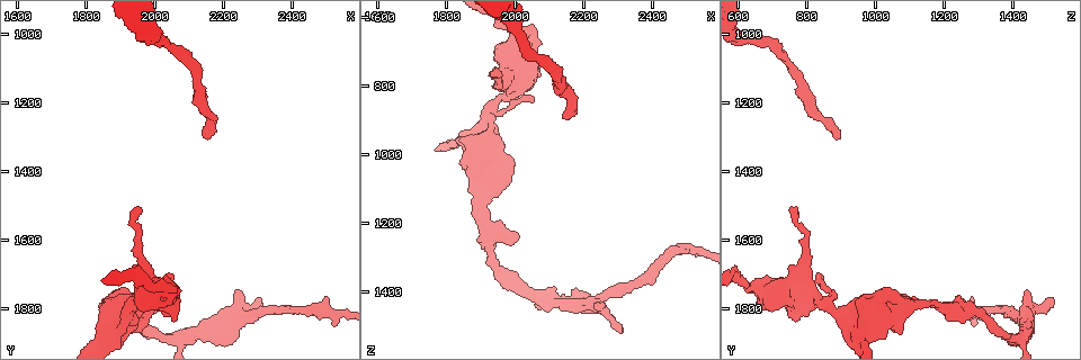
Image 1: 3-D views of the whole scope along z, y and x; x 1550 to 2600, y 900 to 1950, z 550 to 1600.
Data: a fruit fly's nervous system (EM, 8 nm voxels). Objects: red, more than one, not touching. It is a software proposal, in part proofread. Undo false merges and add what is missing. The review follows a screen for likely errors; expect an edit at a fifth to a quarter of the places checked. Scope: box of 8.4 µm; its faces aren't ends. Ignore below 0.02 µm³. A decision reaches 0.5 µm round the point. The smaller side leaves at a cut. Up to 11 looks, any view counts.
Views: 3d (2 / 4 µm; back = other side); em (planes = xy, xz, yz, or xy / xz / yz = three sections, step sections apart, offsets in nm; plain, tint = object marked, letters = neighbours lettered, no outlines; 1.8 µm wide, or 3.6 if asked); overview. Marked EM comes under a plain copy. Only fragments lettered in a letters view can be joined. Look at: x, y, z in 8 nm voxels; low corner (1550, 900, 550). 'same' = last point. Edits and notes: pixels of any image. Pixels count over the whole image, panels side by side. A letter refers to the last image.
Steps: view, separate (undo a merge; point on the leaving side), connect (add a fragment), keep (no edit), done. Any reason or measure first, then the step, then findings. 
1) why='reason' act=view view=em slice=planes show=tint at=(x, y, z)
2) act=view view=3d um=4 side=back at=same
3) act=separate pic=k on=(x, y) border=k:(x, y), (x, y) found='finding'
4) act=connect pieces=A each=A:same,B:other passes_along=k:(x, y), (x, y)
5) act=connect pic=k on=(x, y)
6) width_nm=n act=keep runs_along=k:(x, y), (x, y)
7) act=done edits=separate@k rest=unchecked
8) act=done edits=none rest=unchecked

why='four-way junction' act=view view=3d um=2 at=(2005, 1760, 825)

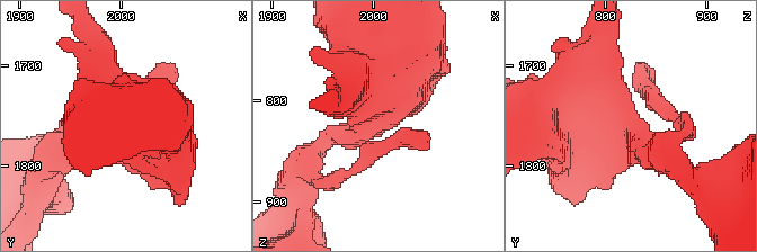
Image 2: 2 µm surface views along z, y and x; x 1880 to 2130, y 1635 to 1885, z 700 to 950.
why='now the EM' act=view view=em slice=xz step=16 show=letters at=(1998, 1754, 822)

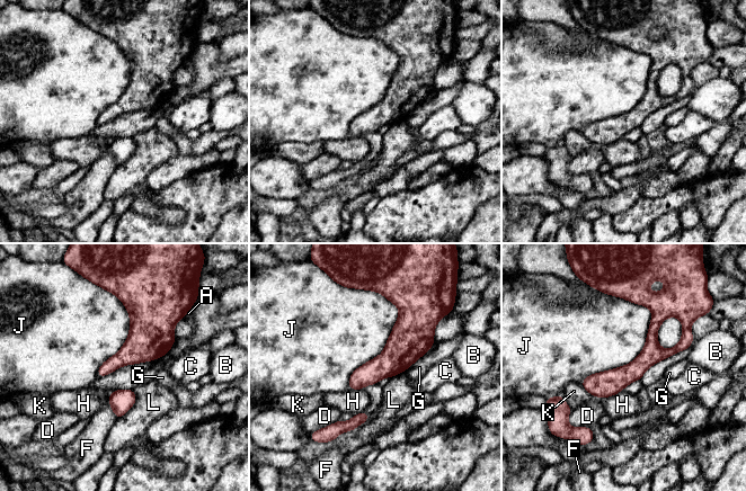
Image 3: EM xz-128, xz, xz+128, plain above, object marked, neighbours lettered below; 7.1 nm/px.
width_nm=130 act=keep each=A:other,B:other,C:other,D:other,F:other,G:other,H:other,J:other,K:other,L:other border=3:(647, 305), (642, 350), (580, 384) found='one neuron here'

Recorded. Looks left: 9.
why='tapers out' act=view view=em slice=xz step=8 show=tint at=(1950, 1500, 760)

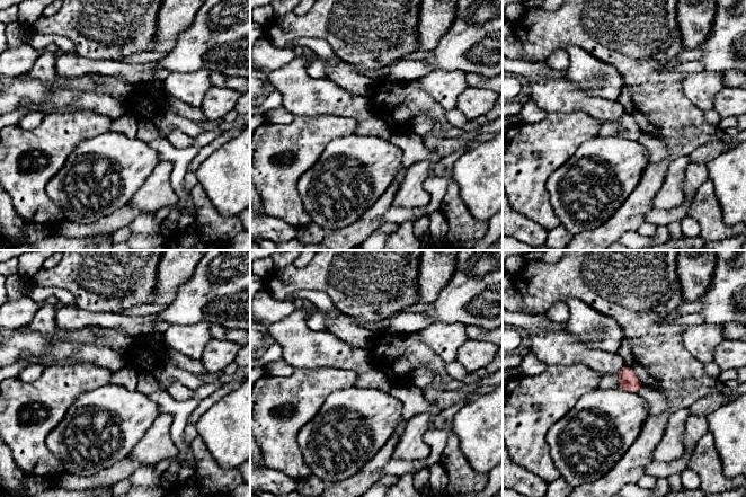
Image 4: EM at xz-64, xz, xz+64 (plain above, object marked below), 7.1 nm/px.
act=view view=em slice=planes show=letters at=same

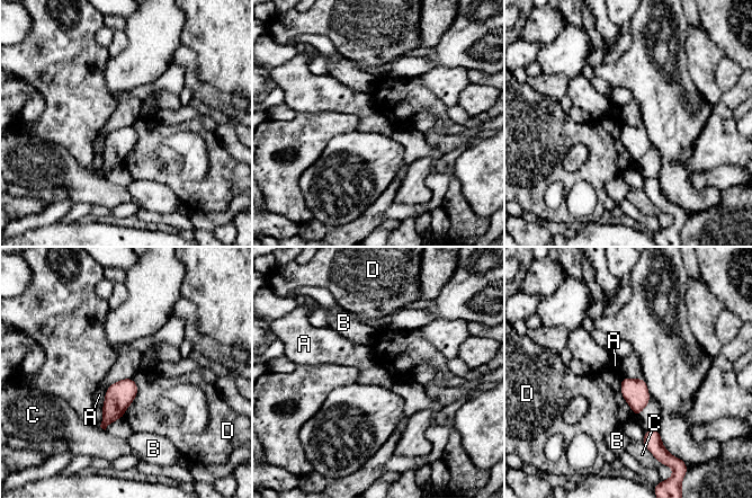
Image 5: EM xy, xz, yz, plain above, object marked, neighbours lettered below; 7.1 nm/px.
act=keep each=A:other,B:other,C:other,D:other border=5:(623, 376), (621, 396), (636, 417) found='none of them fits'

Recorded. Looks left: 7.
why='branch stops here' act=view view=3d um=2 at=(2160, 1300, 890)

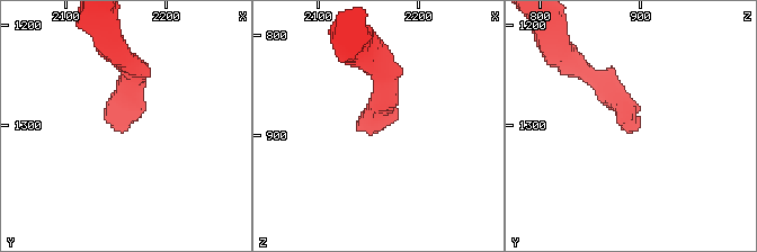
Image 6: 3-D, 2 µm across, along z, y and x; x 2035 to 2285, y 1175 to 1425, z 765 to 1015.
act=view view=em slice=planes show=letters at=(2160, 1306, 896)

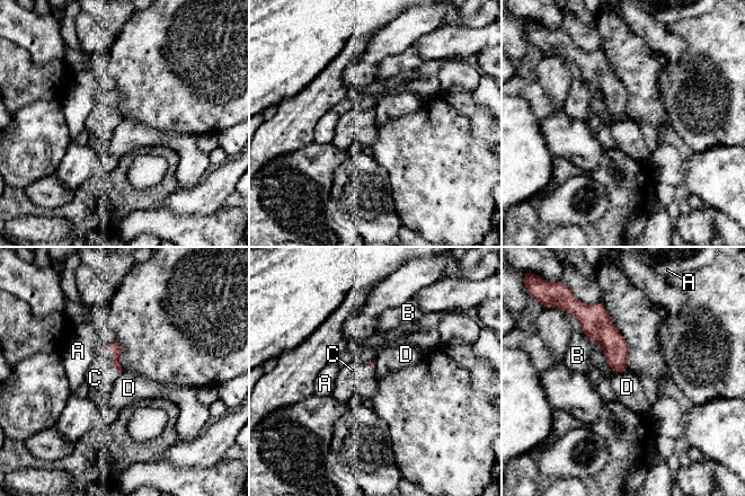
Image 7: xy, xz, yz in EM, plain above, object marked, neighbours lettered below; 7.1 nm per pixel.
act=connect pieces=C each=A:other,B:other,C:same,D:other found='the neuron continues'

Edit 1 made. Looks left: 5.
why='arms part here' act=view view=3d um=2 at=(2080, 1890, 1420)

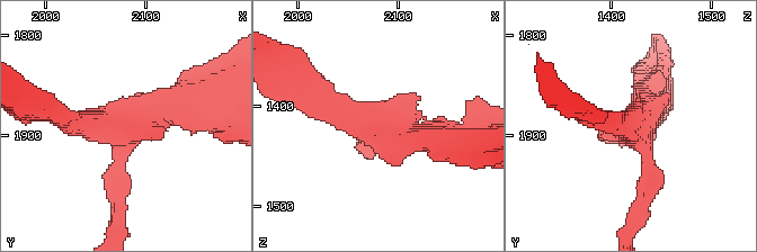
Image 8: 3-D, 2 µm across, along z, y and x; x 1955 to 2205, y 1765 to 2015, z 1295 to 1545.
act=view view=em slice=xy step=8 show=letters at=(2074, 1890, 1424)

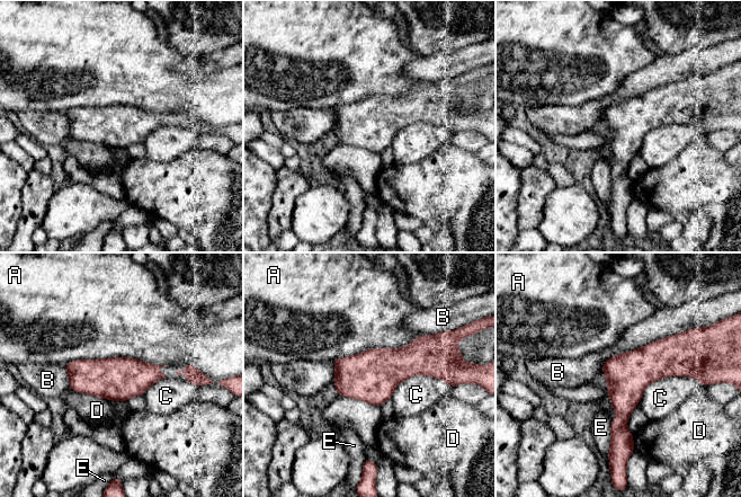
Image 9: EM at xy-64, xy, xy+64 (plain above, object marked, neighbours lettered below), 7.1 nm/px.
why='another direction' act=view view=em slice=planes show=letters at=same

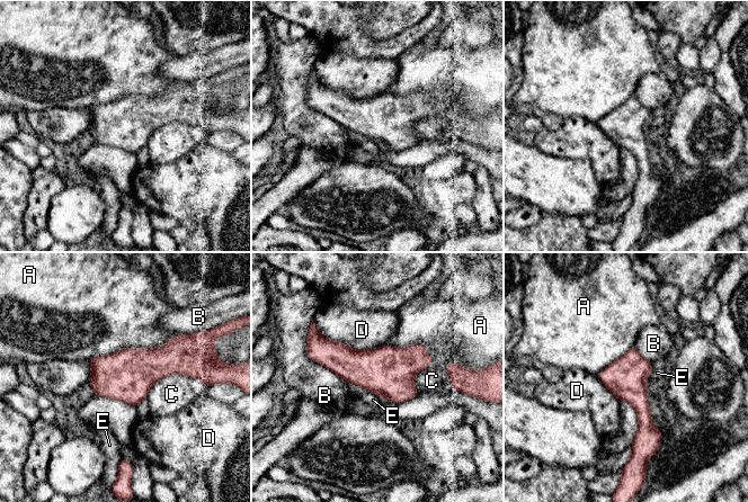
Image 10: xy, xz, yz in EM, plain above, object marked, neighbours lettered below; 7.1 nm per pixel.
width_nm=300 act=keep each=A:other,B:other,C:other,D:other,E:other border=10:(653, 365), (646, 381) found='continuous, no second neuron'

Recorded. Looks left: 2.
act=done edits=connect@7 rest=unchecked

